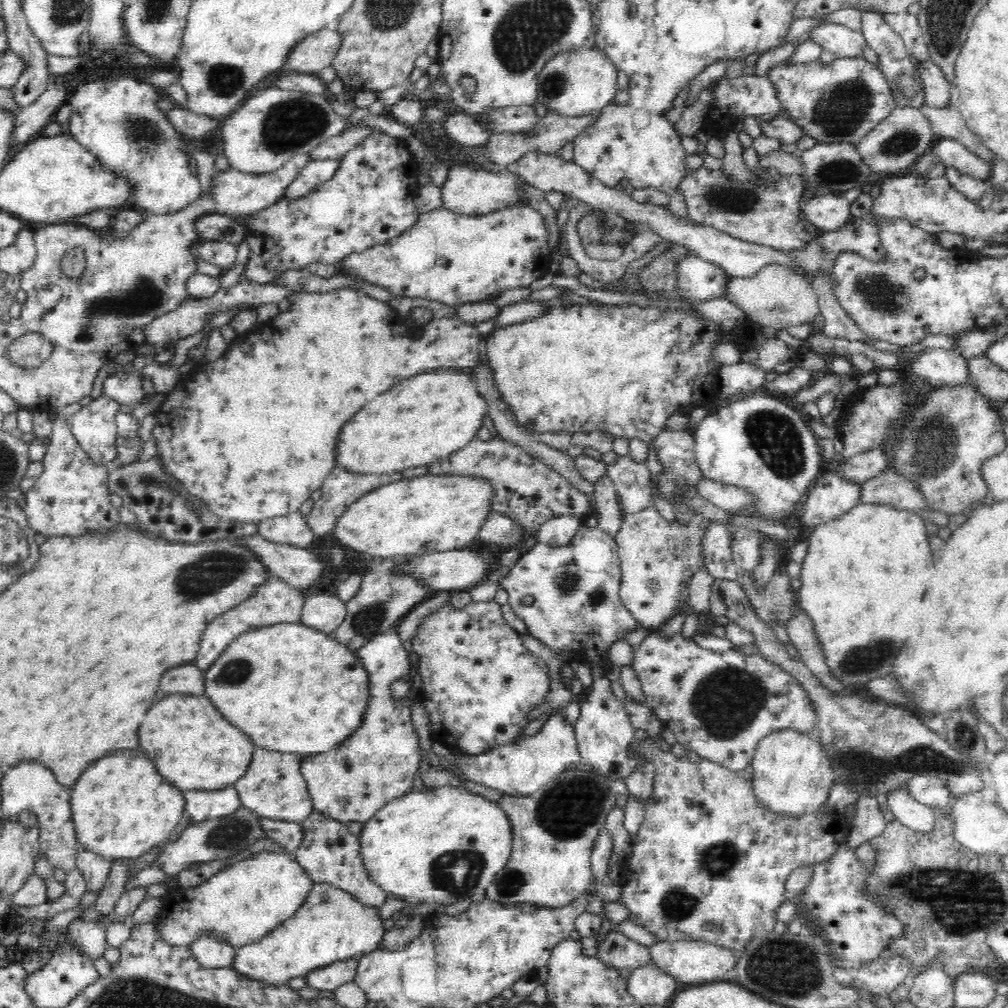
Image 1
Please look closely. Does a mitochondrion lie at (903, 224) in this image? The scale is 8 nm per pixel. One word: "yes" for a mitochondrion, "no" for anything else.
no

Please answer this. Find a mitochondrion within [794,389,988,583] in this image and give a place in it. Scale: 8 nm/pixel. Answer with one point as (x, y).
(933, 444)

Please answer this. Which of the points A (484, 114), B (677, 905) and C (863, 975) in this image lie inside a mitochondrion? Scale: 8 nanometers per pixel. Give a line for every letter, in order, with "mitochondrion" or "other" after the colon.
A: other
B: mitochondrion
C: other

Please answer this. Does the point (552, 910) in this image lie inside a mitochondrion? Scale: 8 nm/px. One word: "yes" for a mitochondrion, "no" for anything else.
no

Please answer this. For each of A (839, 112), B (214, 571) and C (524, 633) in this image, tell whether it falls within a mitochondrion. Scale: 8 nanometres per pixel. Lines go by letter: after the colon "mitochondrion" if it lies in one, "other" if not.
A: mitochondrion
B: mitochondrion
C: other

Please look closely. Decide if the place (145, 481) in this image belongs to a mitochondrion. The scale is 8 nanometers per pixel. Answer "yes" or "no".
yes

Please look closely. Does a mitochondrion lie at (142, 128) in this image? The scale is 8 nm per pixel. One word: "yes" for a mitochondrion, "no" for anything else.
yes

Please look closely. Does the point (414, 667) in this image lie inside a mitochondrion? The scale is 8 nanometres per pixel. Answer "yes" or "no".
no

